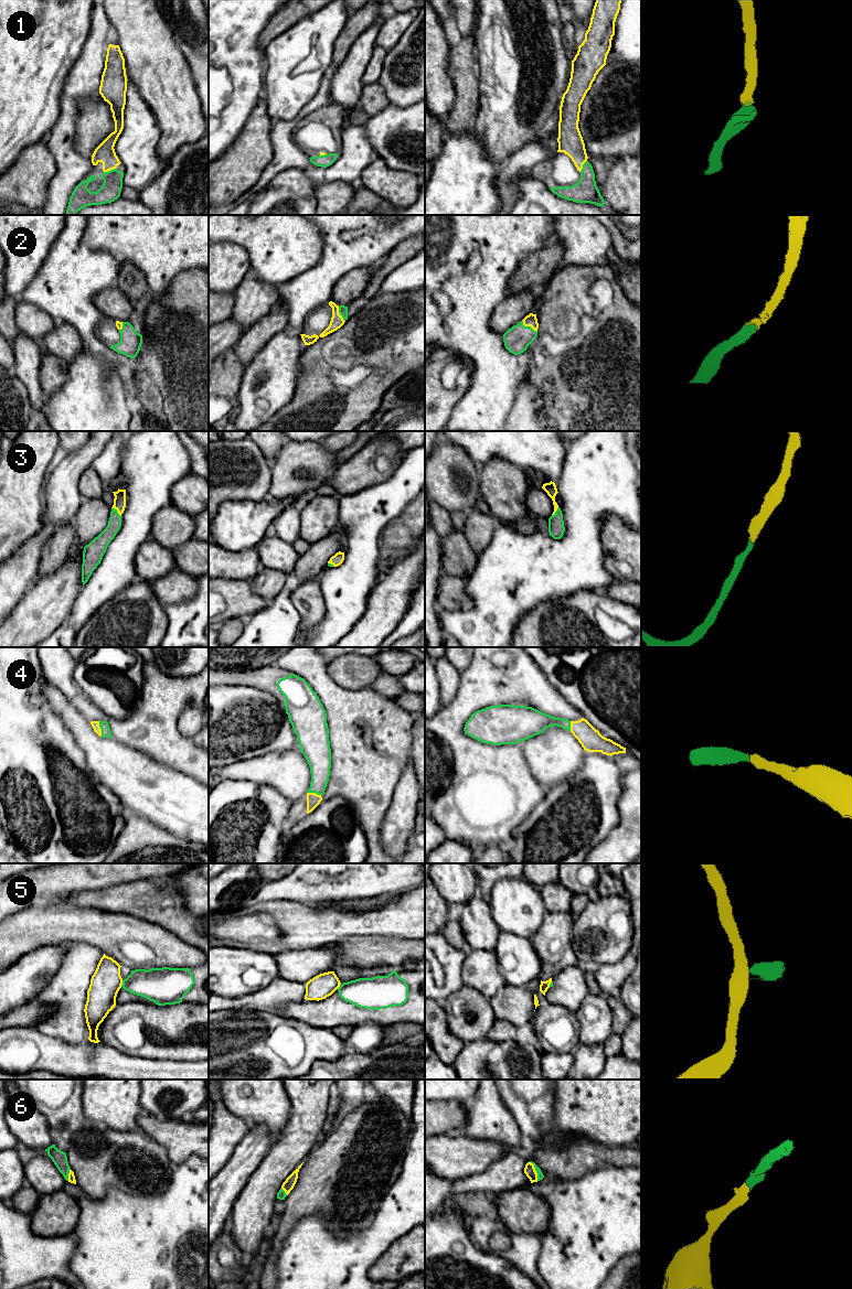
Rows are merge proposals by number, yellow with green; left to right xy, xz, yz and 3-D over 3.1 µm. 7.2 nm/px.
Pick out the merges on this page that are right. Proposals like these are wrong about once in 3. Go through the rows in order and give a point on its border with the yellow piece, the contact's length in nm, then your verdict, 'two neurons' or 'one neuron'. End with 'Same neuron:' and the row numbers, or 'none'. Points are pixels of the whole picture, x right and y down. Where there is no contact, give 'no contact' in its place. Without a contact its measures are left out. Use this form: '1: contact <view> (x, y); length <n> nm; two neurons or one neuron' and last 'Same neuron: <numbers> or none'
1: contact xy (109, 170); length 90 nm; one neuron
2: contact yz (528, 325); length 140 nm; one neuron
3: contact xy (117, 511); length 100 nm; one neuron
4: contact xy (100, 729); length 110 nm; one neuron
5: contact xy (121, 984); length 50 nm; two neurons
6: contact yz (535, 1171); length 160 nm; one neuron
Same neuron: 1, 2, 3, 4, 6

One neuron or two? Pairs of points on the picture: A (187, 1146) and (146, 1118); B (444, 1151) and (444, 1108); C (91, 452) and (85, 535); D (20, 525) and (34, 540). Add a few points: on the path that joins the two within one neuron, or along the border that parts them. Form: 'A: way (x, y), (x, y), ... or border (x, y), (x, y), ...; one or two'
A: way (177, 1137), (156, 1128); one
B: border (447, 1132), (436, 1136); two
C: border (83, 498), (78, 512), (72, 522); two
D: border (41, 513), (41, 528), (12, 555); two

